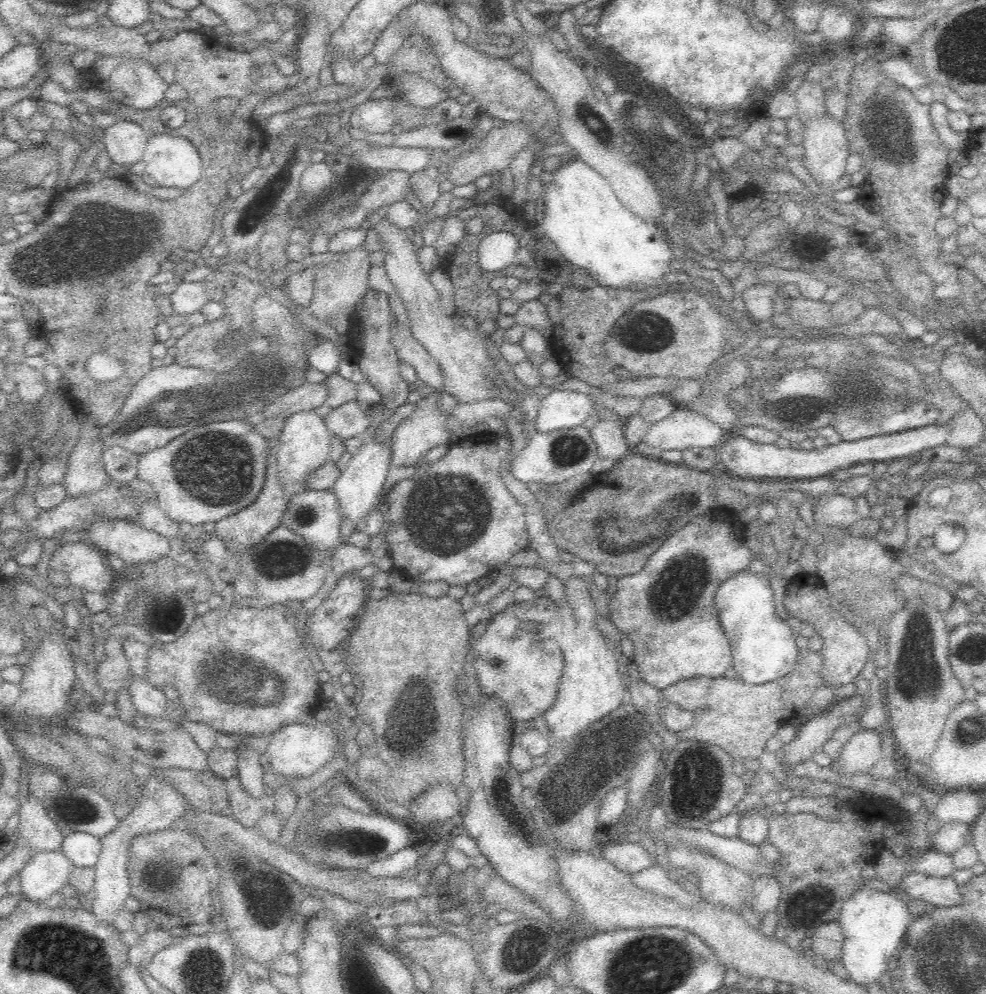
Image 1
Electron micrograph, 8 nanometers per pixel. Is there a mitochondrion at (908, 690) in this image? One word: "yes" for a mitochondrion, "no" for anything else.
no

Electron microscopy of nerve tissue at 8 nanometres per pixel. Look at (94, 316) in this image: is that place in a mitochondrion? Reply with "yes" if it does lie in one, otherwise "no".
no

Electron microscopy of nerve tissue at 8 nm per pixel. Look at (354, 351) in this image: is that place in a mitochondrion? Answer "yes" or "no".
no

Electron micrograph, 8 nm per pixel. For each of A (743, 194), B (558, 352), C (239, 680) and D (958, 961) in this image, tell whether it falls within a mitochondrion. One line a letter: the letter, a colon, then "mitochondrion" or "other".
A: other
B: other
C: mitochondrion
D: mitochondrion

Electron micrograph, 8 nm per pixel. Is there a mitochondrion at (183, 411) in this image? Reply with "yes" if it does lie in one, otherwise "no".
yes

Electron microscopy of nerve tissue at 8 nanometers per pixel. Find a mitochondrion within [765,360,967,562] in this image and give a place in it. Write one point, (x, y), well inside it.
(870, 405)

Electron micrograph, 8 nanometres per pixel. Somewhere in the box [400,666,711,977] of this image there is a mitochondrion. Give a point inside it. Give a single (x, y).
(596, 755)

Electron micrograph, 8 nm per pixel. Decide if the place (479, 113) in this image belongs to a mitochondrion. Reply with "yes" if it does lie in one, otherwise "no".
no

